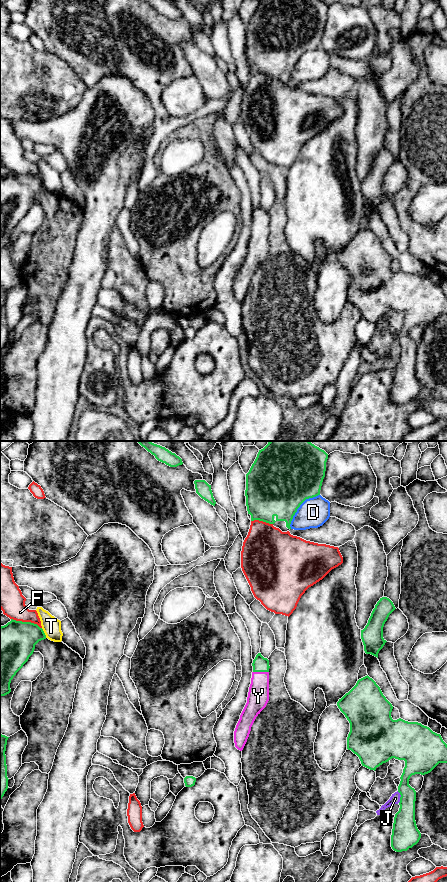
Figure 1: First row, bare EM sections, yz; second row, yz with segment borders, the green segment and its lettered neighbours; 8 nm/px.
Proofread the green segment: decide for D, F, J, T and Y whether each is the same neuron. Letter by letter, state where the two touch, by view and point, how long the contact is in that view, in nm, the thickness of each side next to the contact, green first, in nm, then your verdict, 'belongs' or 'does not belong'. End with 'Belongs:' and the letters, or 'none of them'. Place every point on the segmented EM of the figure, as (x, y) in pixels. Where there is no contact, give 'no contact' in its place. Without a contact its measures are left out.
D: yz (299, 506) | 360 nm | 500/240 nm | does not belong
F: yz (26, 622) | 260 nm | 360/220 nm | does not belong
J: yz (400, 797) | 100 nm | 190/80 nm | does not belong
T: yz (44, 633) | 90 nm | 320/150 nm | does not belong
Y: yz (261, 671) | 130 nm | 130/180 nm | belongs
Belongs: Y

